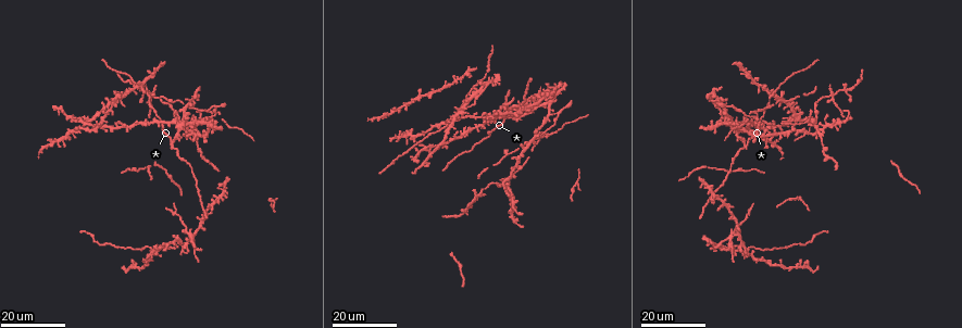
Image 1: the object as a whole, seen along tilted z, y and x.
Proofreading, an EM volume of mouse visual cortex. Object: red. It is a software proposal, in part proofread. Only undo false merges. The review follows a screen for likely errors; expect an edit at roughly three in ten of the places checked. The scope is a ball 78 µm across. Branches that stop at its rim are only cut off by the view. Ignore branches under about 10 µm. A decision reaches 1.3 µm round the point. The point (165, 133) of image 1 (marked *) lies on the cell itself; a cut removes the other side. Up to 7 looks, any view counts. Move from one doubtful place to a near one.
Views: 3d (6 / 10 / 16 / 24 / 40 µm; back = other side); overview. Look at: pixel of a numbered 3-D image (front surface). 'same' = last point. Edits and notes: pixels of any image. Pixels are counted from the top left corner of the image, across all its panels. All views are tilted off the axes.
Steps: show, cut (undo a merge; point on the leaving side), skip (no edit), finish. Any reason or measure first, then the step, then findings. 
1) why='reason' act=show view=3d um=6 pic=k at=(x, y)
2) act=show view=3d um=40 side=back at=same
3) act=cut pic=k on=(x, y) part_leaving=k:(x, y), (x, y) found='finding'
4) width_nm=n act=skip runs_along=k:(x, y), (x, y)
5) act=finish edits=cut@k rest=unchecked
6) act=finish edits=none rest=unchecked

why='sudden change in width' act=show view=3d um=16 pic=1 at=(547, 129)

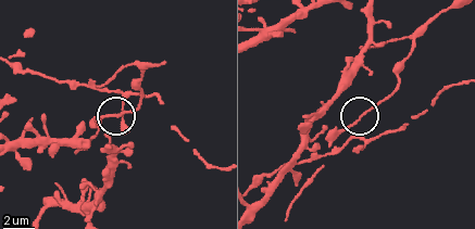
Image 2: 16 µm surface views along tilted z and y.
act=show view=3d um=6 pic=2 at=(109, 115)

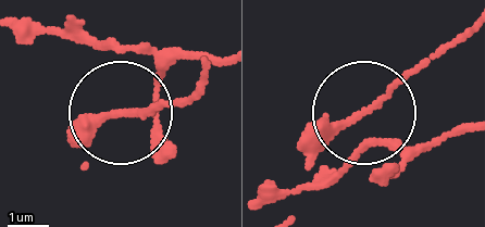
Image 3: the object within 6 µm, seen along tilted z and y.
act=skip found='one cell here'

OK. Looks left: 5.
why='two arms at a narrow angle' act=show view=3d um=16 pic=1 at=(403, 106)

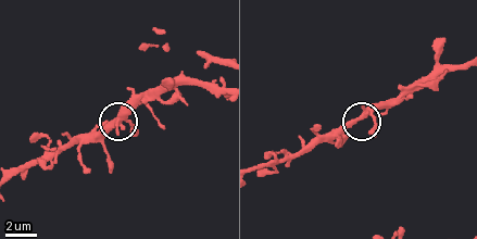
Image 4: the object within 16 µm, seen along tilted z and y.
why='closer look' act=show view=3d um=6 pic=4 at=(119, 115)

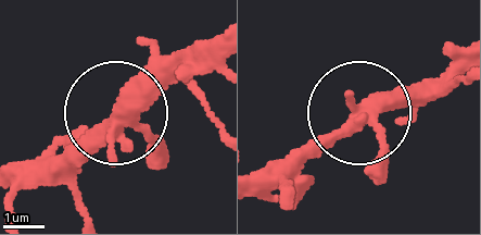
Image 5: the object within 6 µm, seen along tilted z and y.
act=skip found='continuous, no second cell'

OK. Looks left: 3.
why='looks like a crossing' act=show view=3d um=16 pic=1 at=(745, 146)

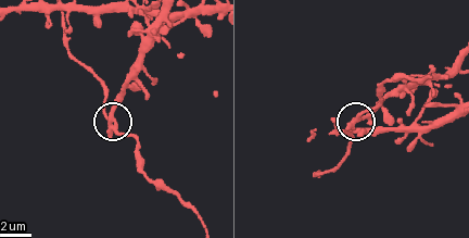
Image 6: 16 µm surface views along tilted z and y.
act=show view=3d um=10 pic=6 at=(112, 122)

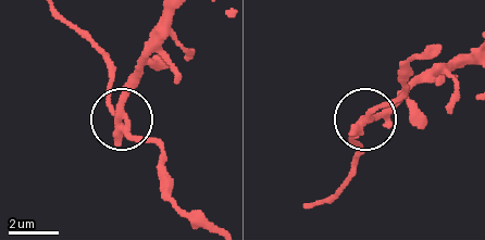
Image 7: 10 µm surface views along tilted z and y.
arms=4 act=cut pic=7 on=(122, 92) part_leaving=7:(117, 123), (123, 88), (145, 57), (158, 19) found='two cells meet here'

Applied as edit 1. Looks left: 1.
act=finish edits=cut@7 rest=unchecked

